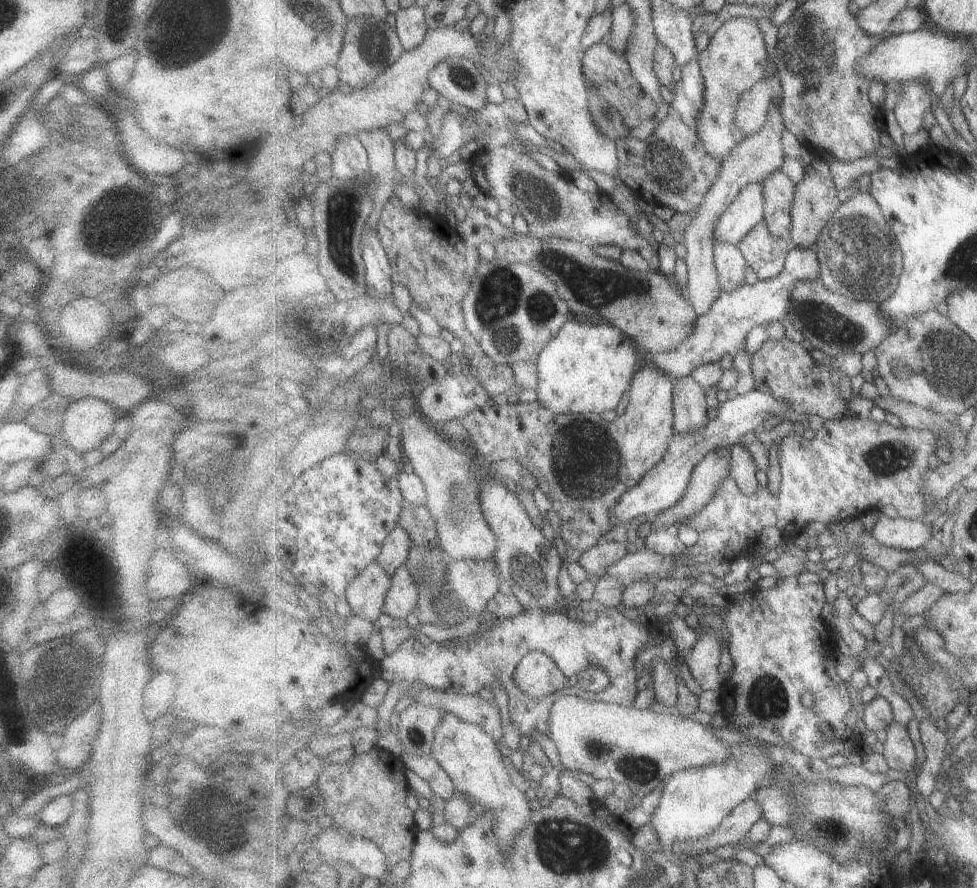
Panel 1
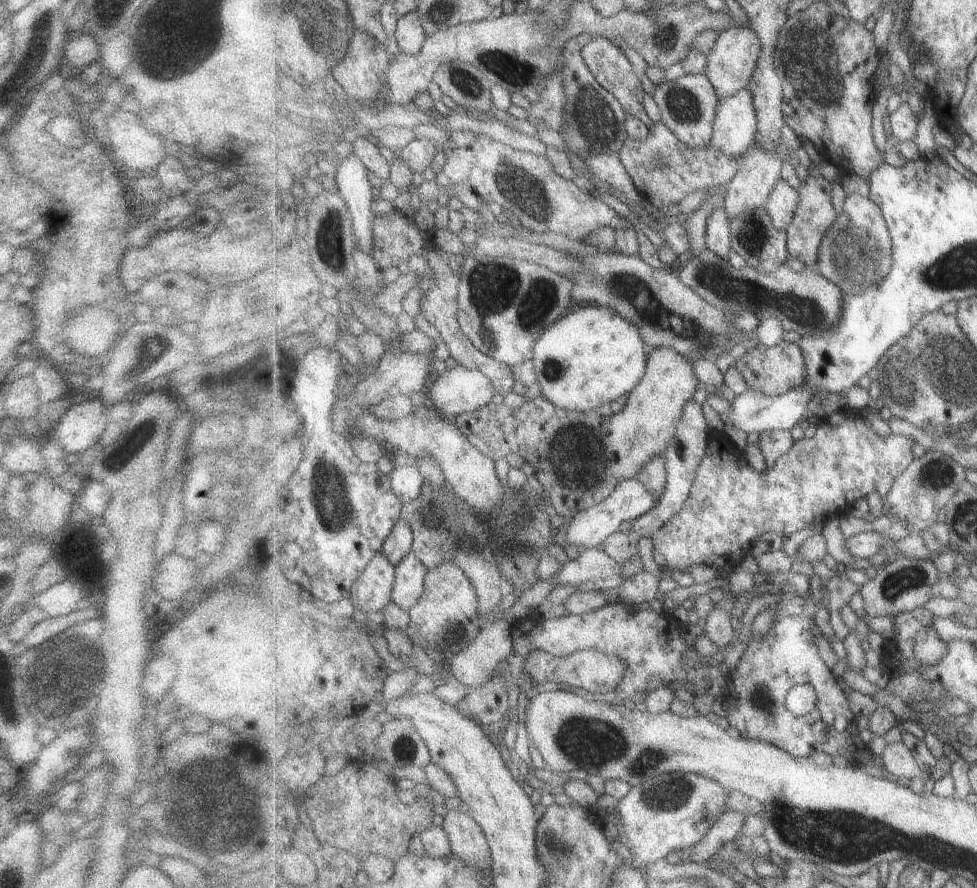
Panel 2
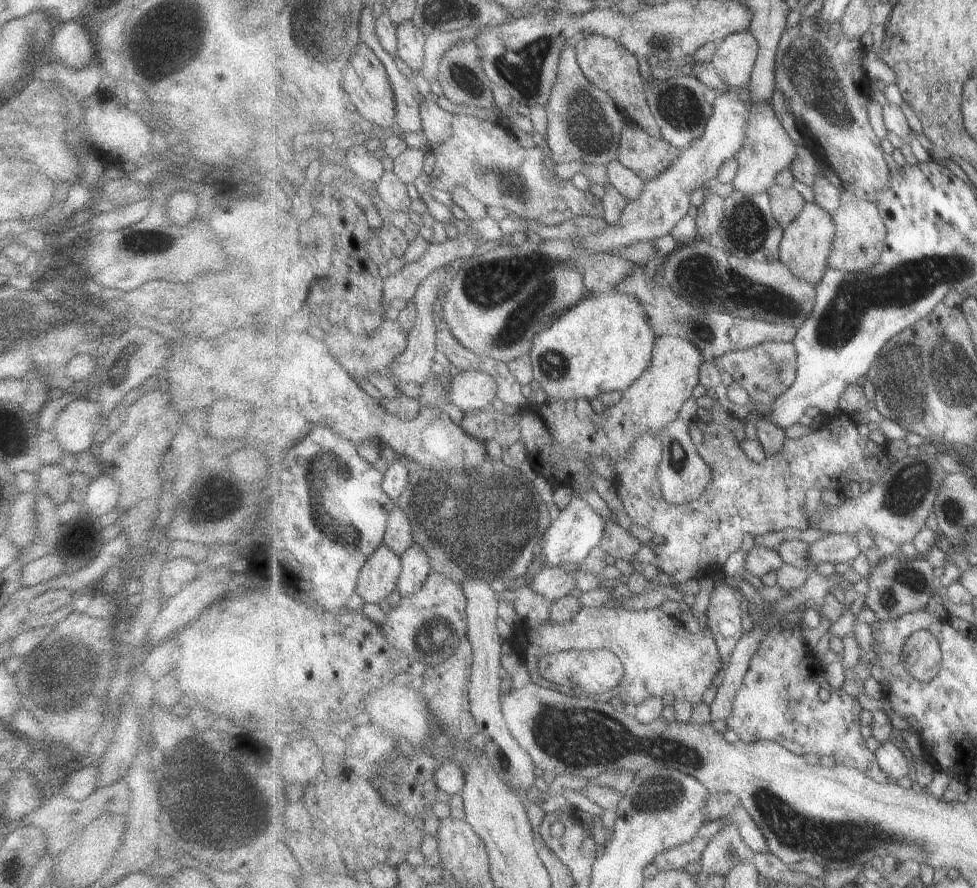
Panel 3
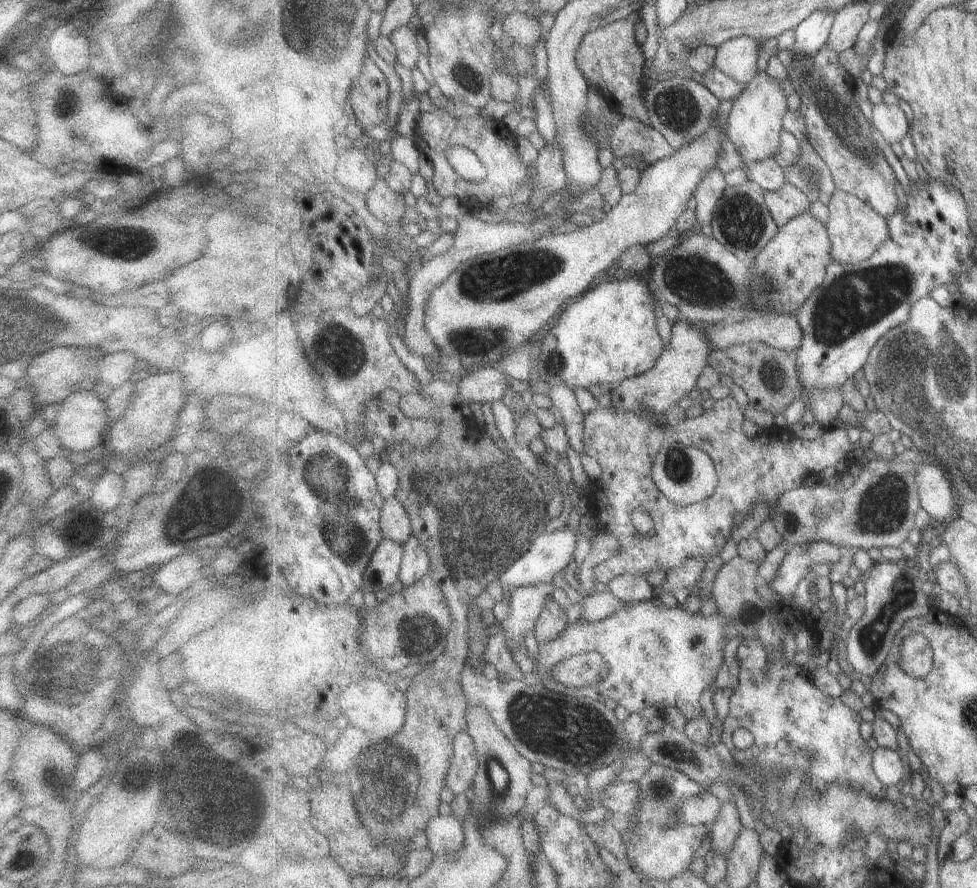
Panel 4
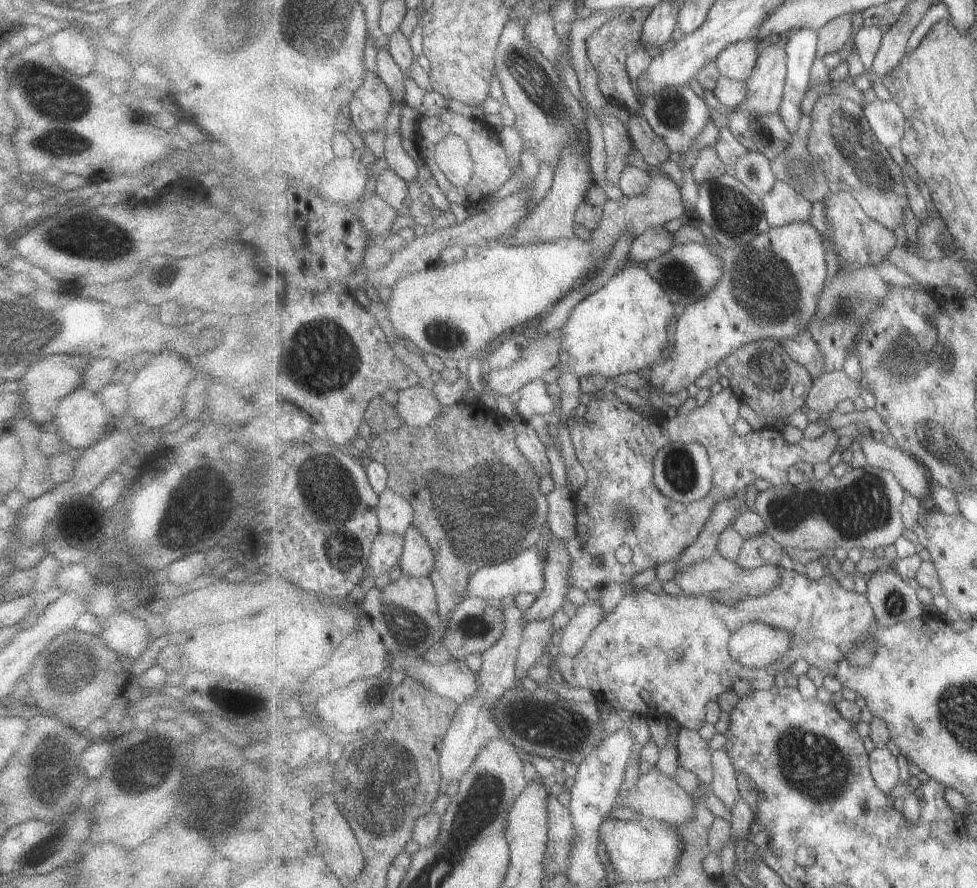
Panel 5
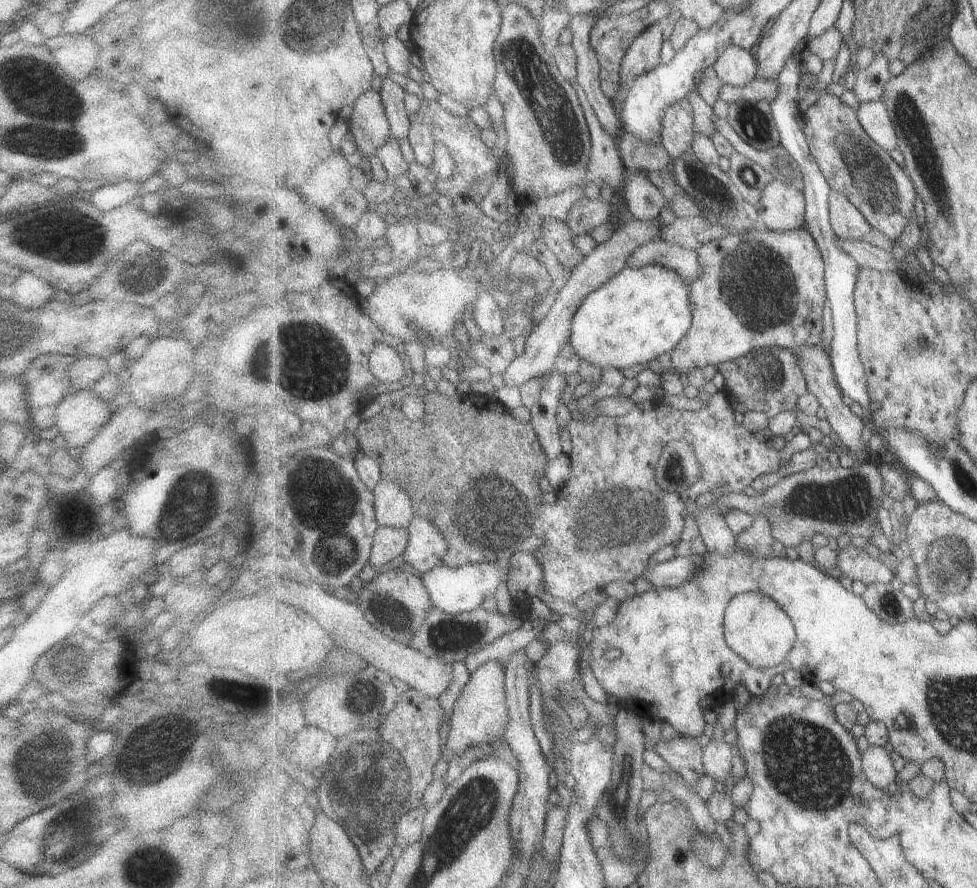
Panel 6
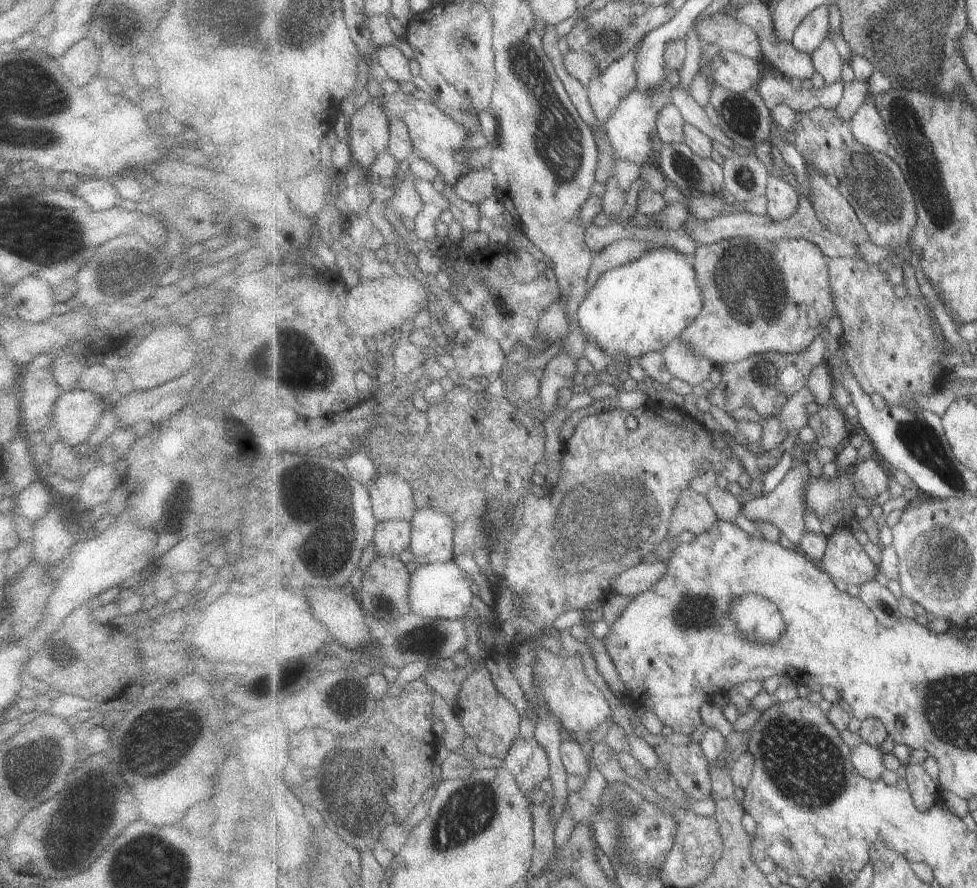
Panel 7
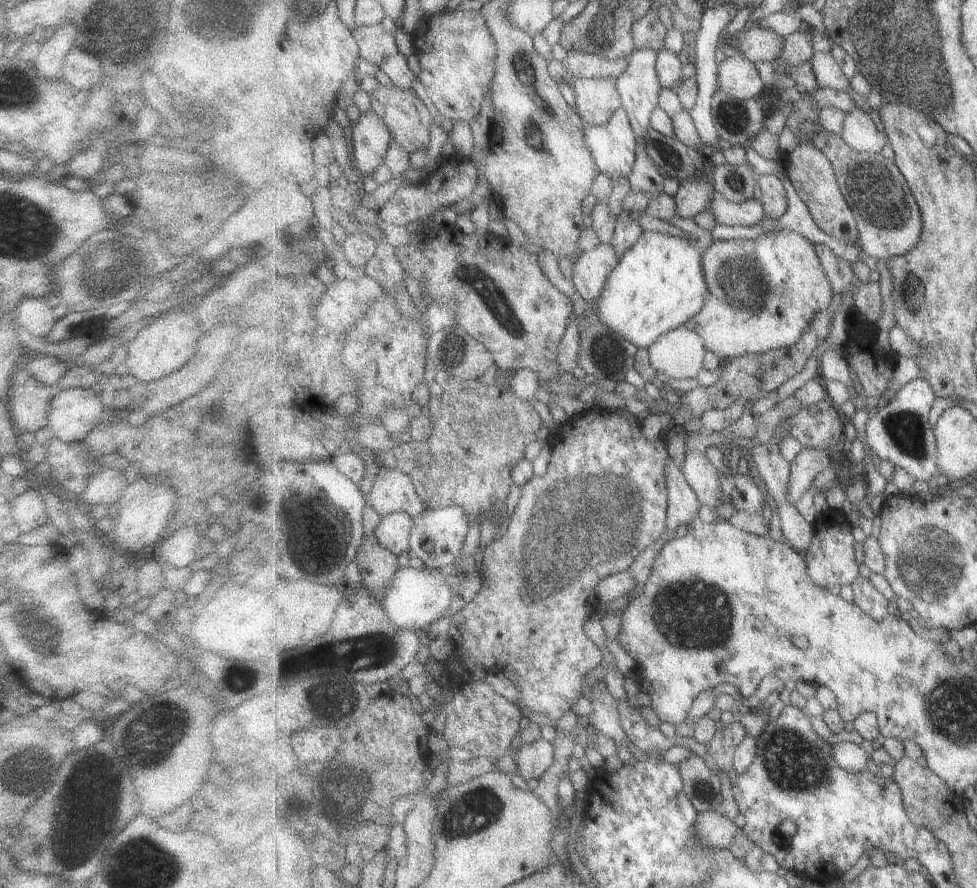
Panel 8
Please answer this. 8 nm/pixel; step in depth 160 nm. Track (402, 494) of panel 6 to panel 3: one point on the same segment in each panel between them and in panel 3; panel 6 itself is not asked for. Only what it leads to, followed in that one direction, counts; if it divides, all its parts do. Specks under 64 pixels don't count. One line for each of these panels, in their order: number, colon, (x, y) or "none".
3: (399, 536)
4: (395, 521)
5: (396, 514)

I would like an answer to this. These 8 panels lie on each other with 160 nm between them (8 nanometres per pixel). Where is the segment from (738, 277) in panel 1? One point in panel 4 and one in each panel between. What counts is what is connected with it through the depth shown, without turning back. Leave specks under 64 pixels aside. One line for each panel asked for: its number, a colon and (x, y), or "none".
2: (719, 236)
3: (710, 218)
4: (709, 194)

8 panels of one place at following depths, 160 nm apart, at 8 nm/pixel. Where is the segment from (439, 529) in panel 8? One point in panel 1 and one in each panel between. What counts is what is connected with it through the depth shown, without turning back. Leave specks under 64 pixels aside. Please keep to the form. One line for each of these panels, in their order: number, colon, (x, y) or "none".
1: (403, 597)
2: (411, 573)
3: (416, 567)
4: (416, 562)
5: (418, 559)
6: (427, 545)
7: (434, 534)

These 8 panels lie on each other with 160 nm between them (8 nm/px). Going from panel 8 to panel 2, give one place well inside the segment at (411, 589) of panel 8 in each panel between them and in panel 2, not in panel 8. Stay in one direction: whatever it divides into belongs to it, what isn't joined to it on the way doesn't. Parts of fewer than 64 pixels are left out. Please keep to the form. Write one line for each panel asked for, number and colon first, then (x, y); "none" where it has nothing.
2: (631, 499)
3: (579, 529)
4: (551, 553)
5: (526, 572)
6: (453, 589)
7: (441, 590)

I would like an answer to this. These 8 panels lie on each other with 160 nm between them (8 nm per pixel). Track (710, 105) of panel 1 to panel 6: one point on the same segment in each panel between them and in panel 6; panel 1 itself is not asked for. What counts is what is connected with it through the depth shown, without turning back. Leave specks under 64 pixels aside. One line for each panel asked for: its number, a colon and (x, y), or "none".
2: (731, 64)
3: (735, 57)
4: (737, 58)
5: (738, 61)
6: (737, 66)

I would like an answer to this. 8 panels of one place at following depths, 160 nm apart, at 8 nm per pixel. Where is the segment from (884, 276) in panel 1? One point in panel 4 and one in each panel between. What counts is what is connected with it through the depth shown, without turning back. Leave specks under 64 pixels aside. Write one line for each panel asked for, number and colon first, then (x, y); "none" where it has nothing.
2: (857, 252)
3: (861, 235)
4: (857, 231)

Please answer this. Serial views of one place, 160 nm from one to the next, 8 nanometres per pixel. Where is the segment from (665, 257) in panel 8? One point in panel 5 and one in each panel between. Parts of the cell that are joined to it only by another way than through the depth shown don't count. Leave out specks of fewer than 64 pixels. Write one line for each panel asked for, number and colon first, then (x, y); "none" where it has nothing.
5: (622, 327)
6: (641, 313)
7: (642, 306)

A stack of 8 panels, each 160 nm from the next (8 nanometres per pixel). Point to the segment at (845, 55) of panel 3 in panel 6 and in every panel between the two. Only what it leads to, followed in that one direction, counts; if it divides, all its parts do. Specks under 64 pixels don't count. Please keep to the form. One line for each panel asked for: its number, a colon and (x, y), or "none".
4: (835, 126)
5: (841, 139)
6: (853, 163)

